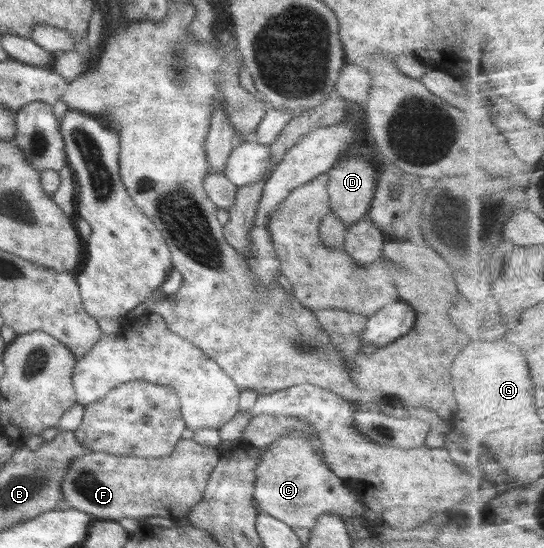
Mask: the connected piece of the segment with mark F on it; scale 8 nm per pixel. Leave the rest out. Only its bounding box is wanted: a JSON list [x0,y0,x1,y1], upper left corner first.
[61,438,220,520]

